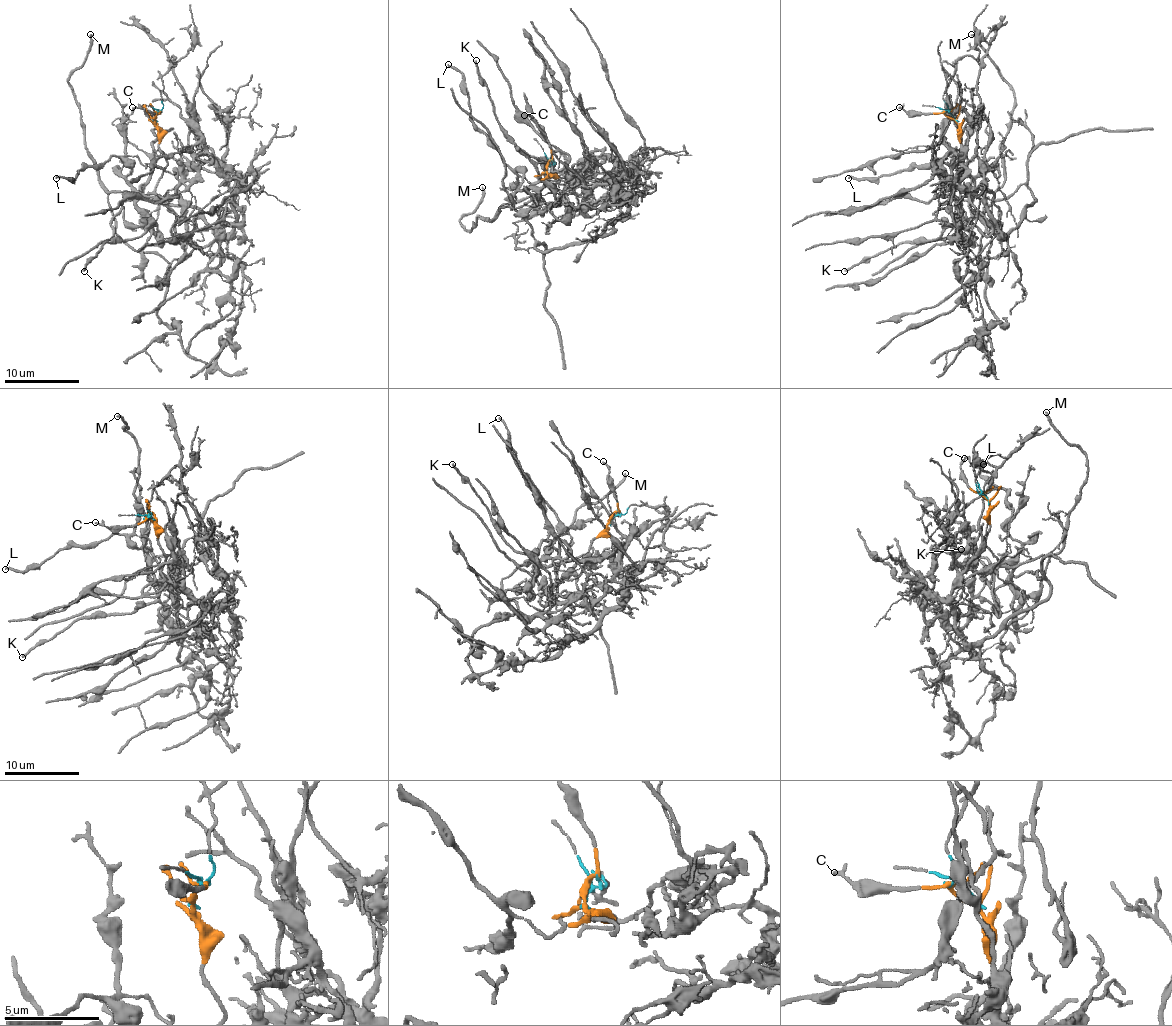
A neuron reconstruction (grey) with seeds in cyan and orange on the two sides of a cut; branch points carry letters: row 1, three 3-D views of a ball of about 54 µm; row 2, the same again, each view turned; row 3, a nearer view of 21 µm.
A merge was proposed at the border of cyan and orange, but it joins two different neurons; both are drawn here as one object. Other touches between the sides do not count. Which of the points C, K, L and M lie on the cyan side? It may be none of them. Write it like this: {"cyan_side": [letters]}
{"cyan_side": []}

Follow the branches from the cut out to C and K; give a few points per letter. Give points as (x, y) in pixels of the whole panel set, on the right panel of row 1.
C: (954, 120), (941, 112), (906, 112), (898, 107)
K: (954, 120), (971, 191), (978, 194), (971, 215), (950, 224), (939, 237), (904, 241), (844, 271)

